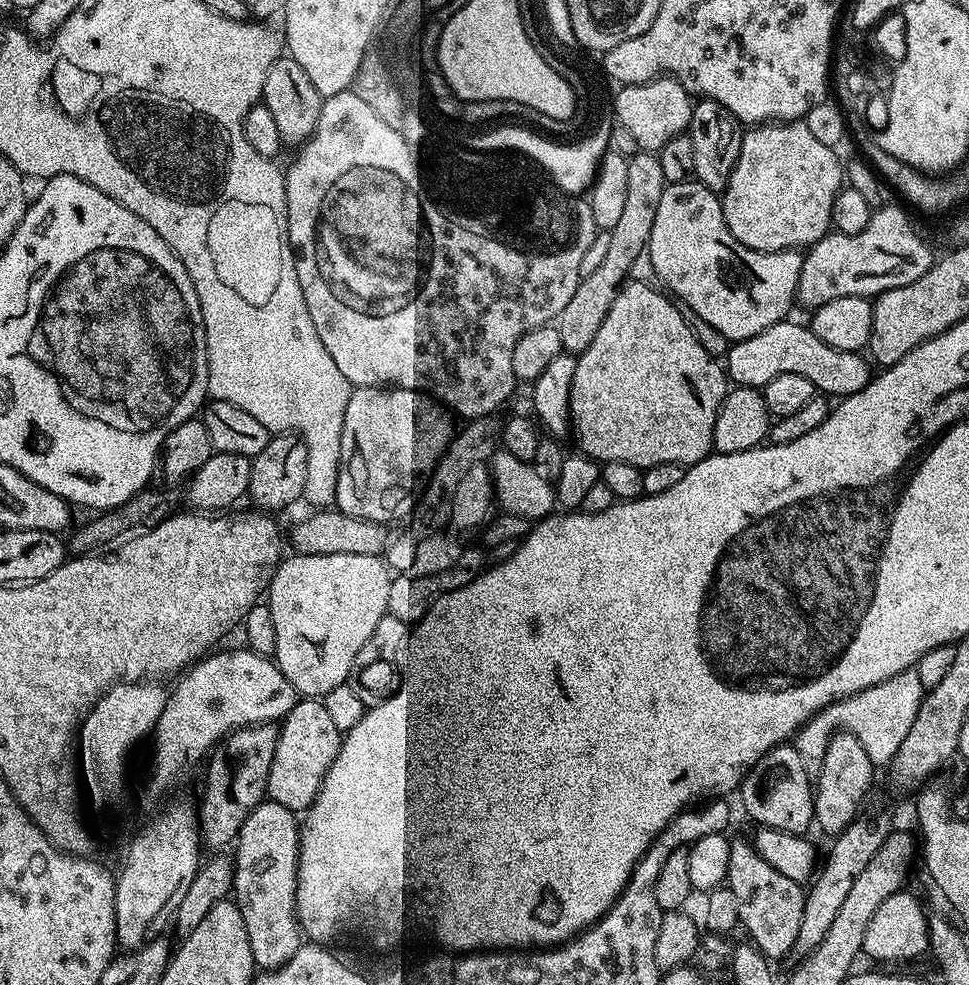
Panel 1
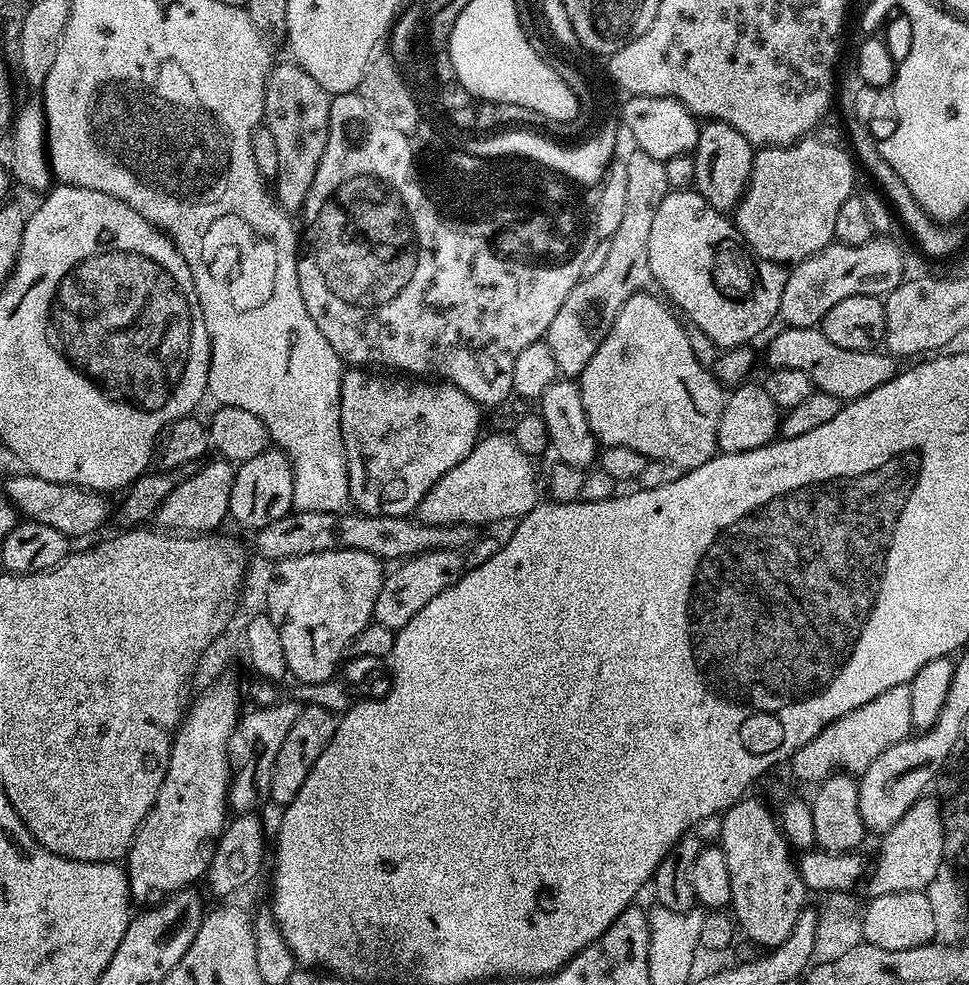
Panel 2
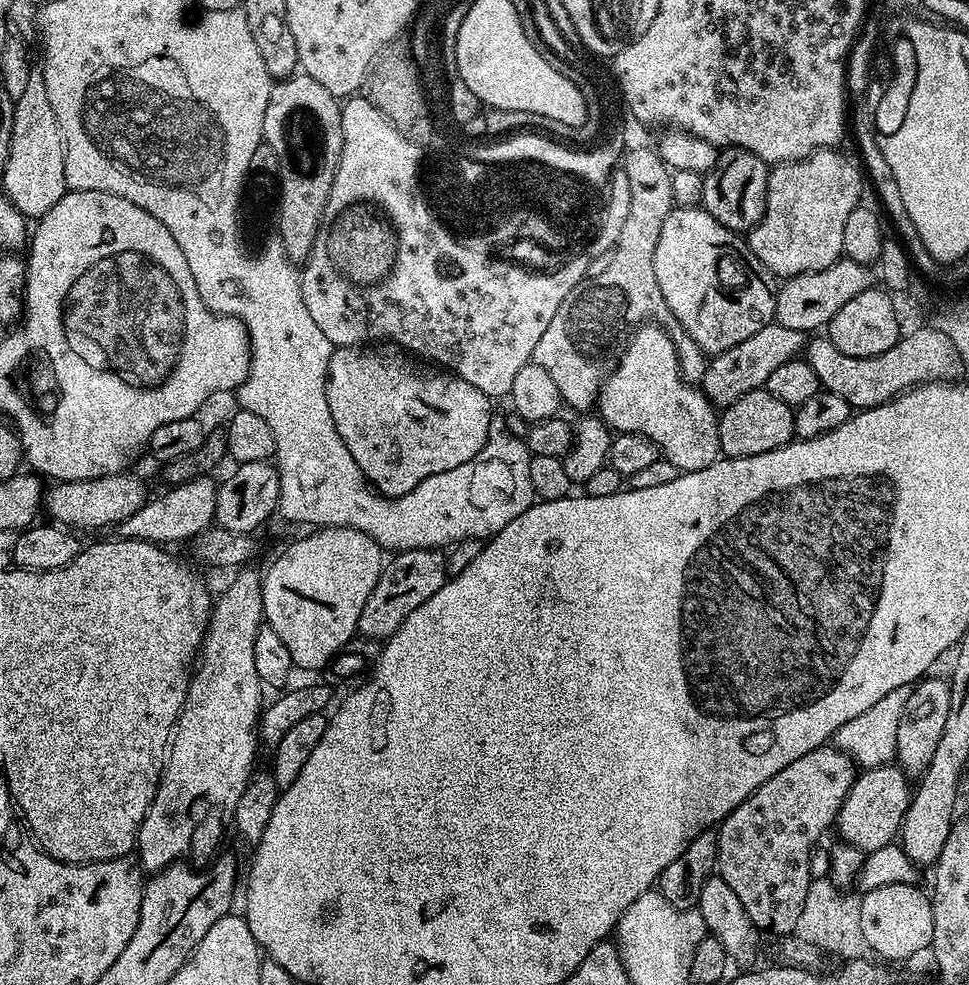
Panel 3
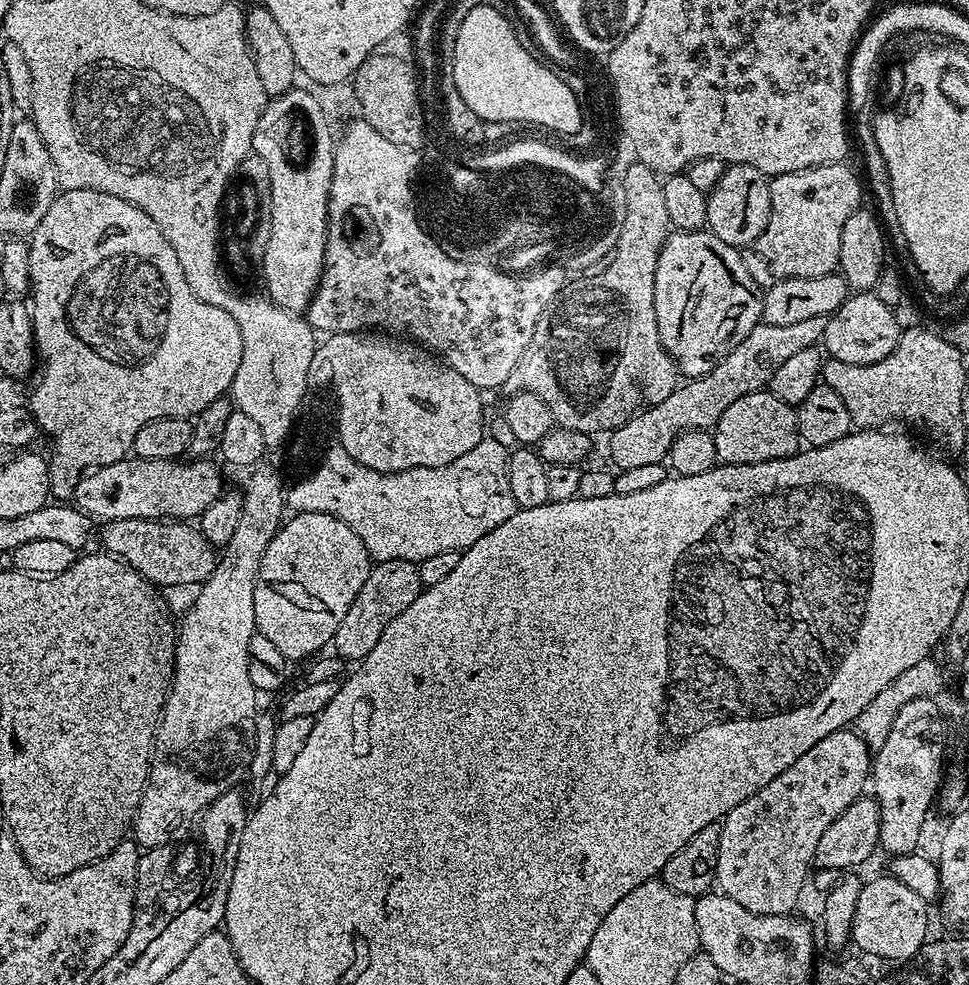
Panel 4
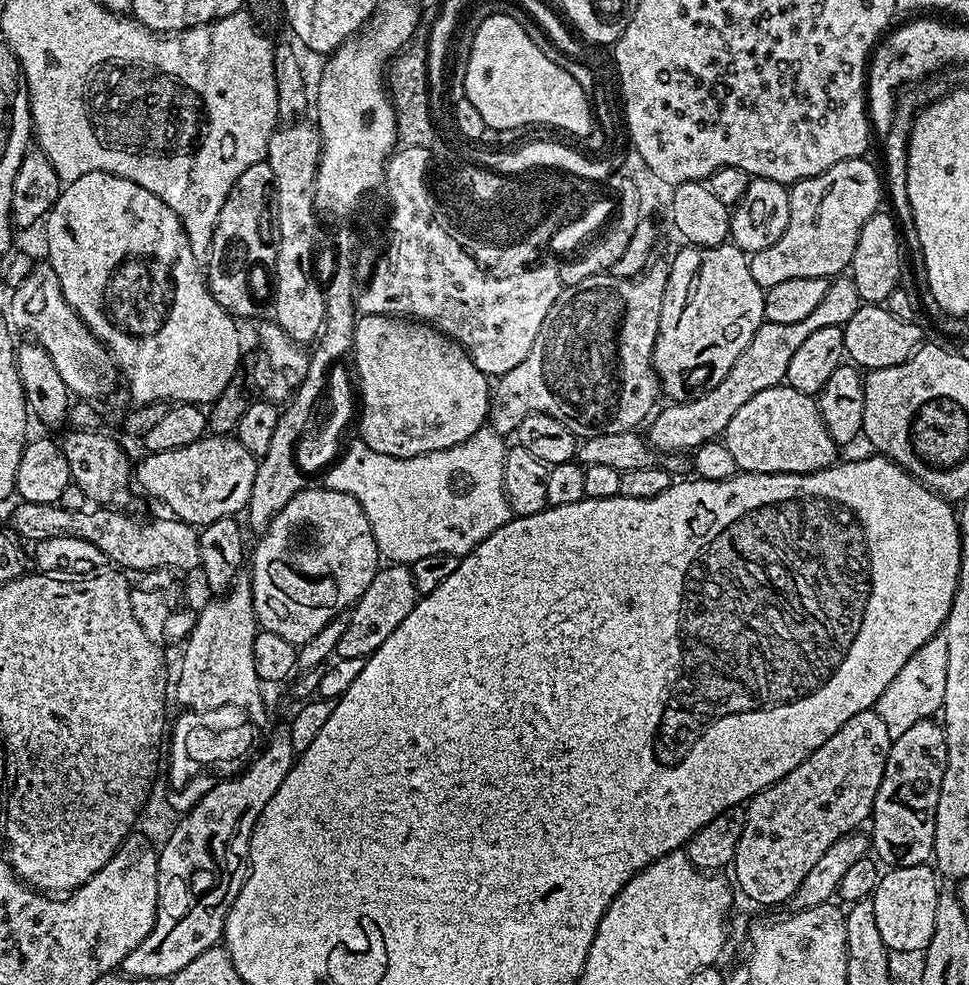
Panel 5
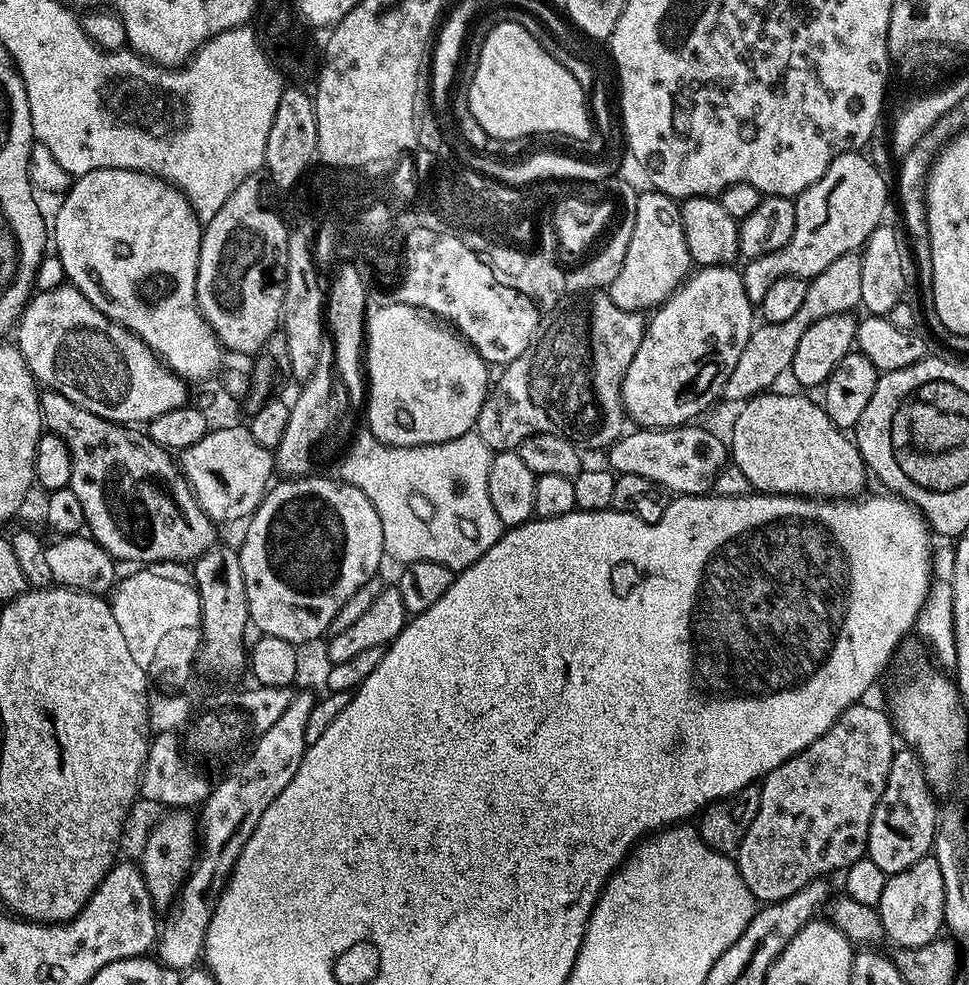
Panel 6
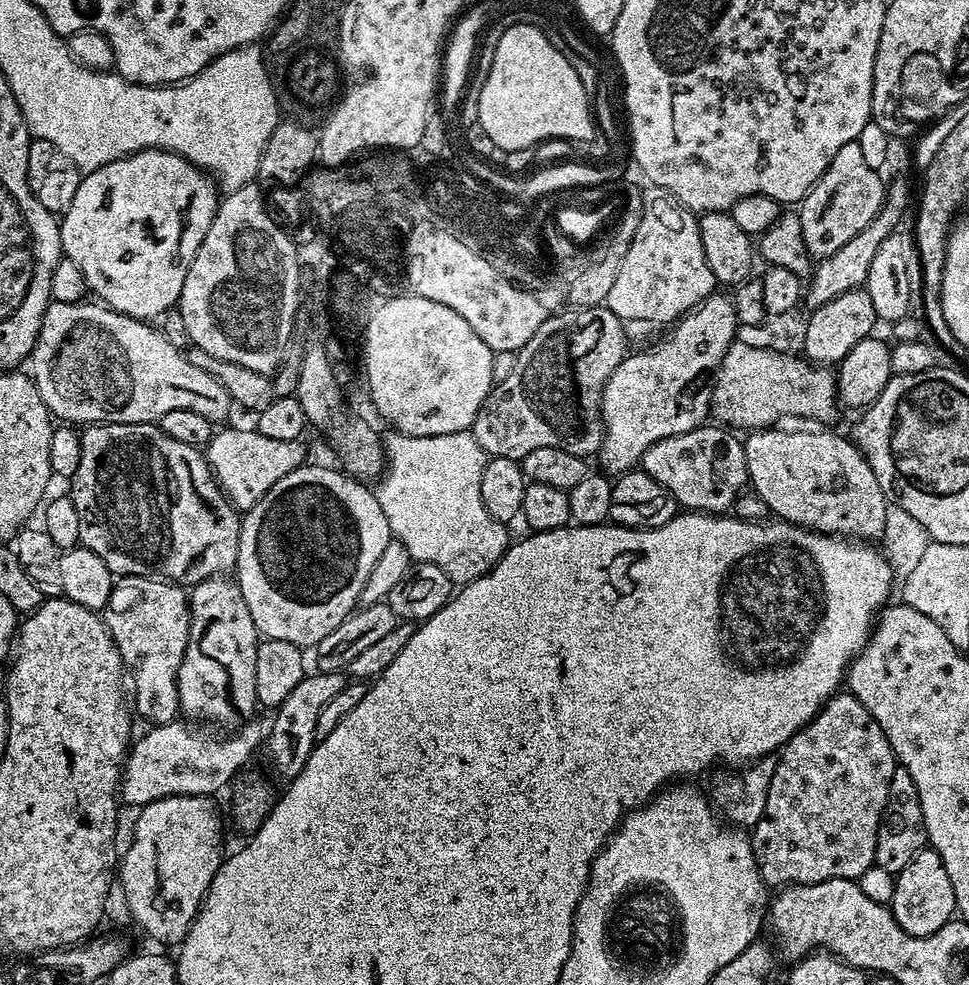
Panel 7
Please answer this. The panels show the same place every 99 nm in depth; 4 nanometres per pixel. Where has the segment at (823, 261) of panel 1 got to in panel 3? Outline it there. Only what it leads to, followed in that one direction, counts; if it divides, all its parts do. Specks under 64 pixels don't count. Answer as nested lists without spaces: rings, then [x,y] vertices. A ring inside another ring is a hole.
[[[847,258],[835,260],[826,270],[803,272],[797,276],[789,276],[779,285],[776,294],[775,323],[786,326],[790,330],[798,330],[812,334],[815,328],[823,329],[854,298],[862,294],[862,290],[873,287],[874,276],[865,265]]]

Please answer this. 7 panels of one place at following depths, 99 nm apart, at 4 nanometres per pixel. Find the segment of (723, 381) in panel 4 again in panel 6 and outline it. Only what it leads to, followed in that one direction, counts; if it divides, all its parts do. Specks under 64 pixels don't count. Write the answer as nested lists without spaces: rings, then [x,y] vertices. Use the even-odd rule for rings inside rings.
[[[856,252],[842,254],[842,258],[830,262],[830,266],[820,268],[817,273],[816,277],[808,280],[806,299],[791,318],[786,318],[786,322],[761,323],[753,327],[750,338],[746,342],[746,350],[742,350],[742,358],[738,358],[736,369],[724,384],[723,399],[747,402],[753,396],[769,391],[775,385],[772,383],[783,372],[785,375],[791,369],[794,350],[798,350],[798,342],[802,339],[802,334],[806,334],[806,330],[810,330],[810,326],[818,322],[818,318],[830,318],[830,314],[843,312],[855,313],[861,307],[862,262]]]

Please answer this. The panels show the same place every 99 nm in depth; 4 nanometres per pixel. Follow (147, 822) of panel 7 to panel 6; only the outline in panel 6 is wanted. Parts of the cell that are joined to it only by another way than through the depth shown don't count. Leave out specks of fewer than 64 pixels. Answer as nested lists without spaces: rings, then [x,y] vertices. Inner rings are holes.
[[[172,810],[169,813],[149,830],[144,840],[144,853],[138,857],[140,871],[144,873],[152,904],[157,910],[168,910],[175,905],[198,855],[197,817],[188,810]]]

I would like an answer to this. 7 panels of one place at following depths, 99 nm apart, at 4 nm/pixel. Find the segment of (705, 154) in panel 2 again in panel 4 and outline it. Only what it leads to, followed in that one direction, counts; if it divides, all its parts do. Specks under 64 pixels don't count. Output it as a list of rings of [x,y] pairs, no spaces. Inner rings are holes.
[[[729,163],[719,186],[707,193],[707,227],[722,242],[744,250],[755,245],[772,218],[772,181],[762,170],[749,164]]]

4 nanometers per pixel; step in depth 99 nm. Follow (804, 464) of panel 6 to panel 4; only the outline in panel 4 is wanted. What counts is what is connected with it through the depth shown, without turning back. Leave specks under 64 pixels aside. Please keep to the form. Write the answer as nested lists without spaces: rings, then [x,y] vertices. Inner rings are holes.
[[[770,390],[751,392],[746,394],[746,398],[738,398],[738,402],[734,402],[734,406],[728,407],[726,414],[718,418],[714,435],[720,460],[725,464],[757,464],[763,460],[795,456],[798,451],[798,416],[793,405],[782,402],[782,398],[778,398]]]

